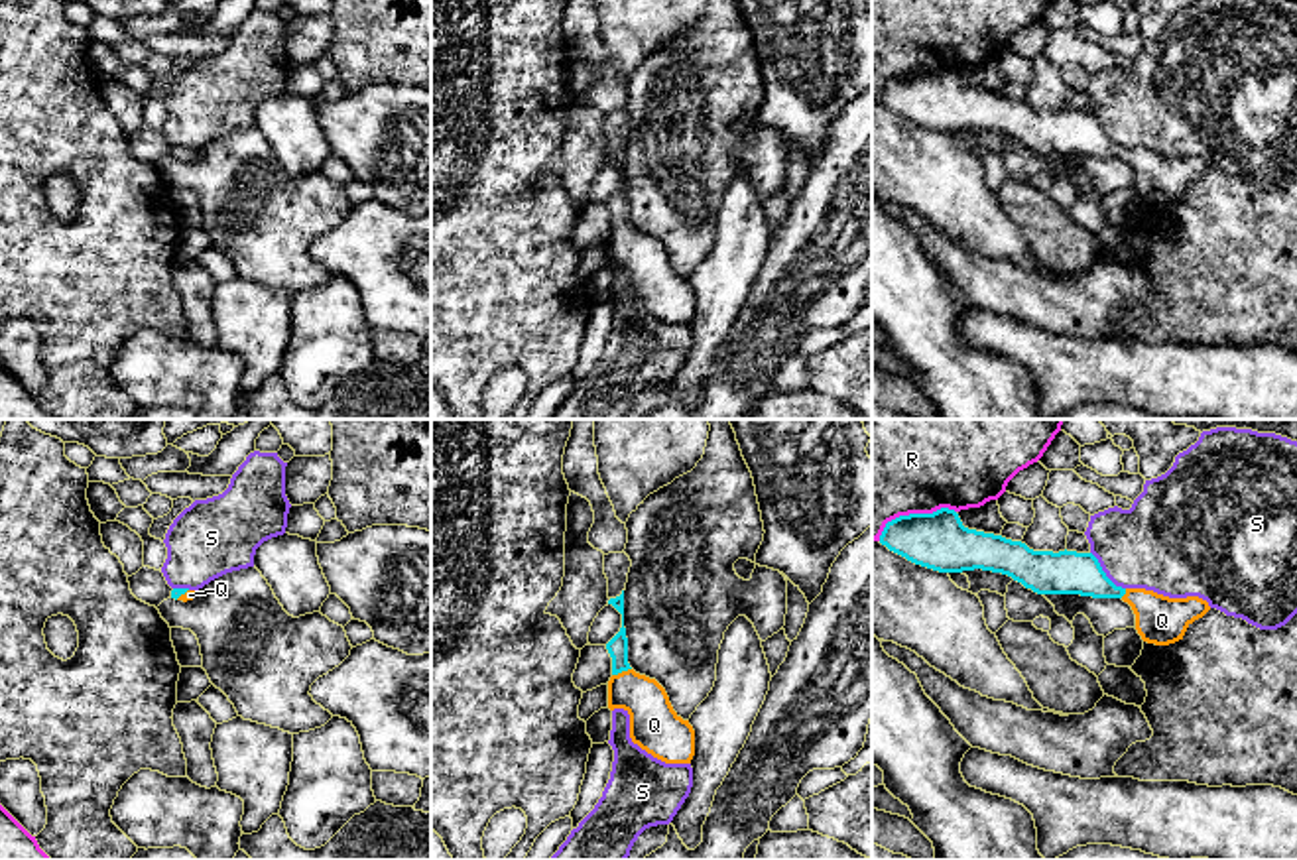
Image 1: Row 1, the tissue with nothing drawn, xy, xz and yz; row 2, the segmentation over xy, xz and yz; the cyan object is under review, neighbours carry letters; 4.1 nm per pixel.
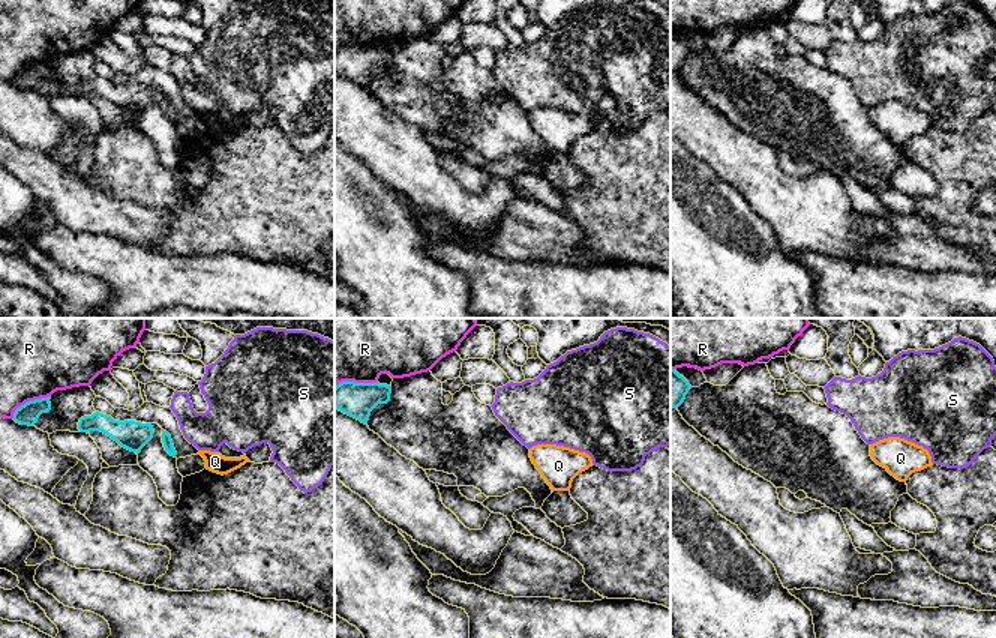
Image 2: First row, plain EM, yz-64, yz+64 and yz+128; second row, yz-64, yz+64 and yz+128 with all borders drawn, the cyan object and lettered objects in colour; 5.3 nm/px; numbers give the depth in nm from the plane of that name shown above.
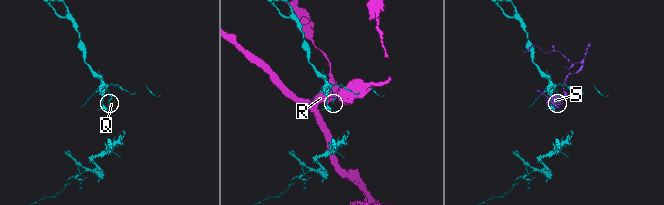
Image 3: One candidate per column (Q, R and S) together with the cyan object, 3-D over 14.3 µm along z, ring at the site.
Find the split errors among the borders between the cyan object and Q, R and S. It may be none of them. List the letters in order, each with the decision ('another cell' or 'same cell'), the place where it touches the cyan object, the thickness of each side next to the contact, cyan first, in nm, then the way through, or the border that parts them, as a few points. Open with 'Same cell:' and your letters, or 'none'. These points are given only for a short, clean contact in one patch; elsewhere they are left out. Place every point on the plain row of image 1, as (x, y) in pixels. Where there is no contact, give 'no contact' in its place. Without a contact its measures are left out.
Same cell: Q
Q: same cell; meets cyan in xz at (620, 231); 80 nm thick on the cyan side, 200 nm on the other; runs through xz (618, 203), (620, 231), (648, 264), (654, 282)
R: another cell; meets cyan in yz at (912, 73); 240 nm thick on the cyan side, 340 nm on the other
S: another cell; meets cyan in yz at (1105, 132); 180 nm thick on the cyan side, 380 nm on the other; border along yz (1091, 111), (1101, 128), (1124, 148)

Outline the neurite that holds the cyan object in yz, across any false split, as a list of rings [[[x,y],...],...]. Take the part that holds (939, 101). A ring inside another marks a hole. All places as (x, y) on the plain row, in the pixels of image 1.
[[[949,67],[888,81],[880,102],[939,132],[982,128],[1008,134],[1037,154],[1122,157],[1136,173],[1142,199],[1155,205],[1183,199],[1187,187],[1210,169],[1199,155],[1169,157],[1145,148],[1116,146],[1092,112],[1033,110],[1021,100],[968,89]]]

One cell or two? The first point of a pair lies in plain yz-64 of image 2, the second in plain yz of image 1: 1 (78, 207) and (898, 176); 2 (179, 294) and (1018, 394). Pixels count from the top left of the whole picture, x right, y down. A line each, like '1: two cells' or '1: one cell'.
1: two cells
2: two cells

